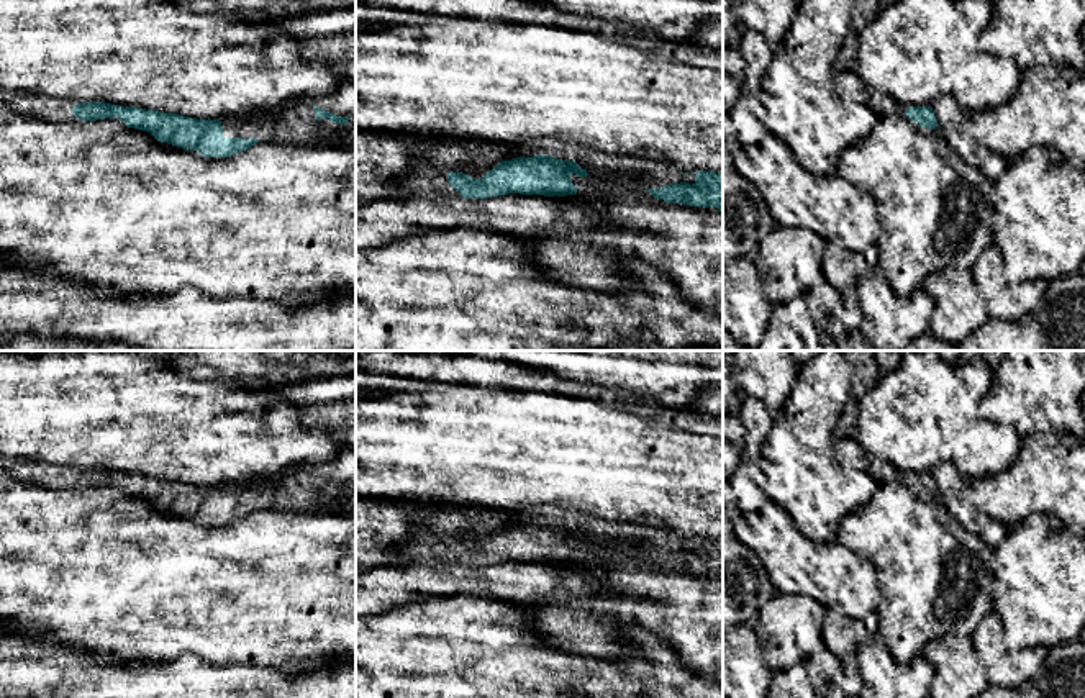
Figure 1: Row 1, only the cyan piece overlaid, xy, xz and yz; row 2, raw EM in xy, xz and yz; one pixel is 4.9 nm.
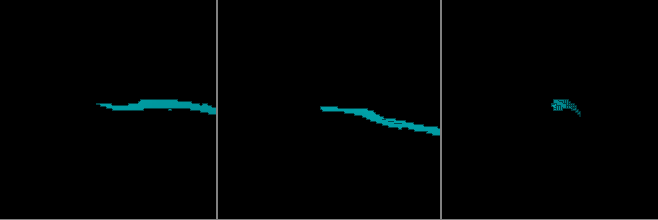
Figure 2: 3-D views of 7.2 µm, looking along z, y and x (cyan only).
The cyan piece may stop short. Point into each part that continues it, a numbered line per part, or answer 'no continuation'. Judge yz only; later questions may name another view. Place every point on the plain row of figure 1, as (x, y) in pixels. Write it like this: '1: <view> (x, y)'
1: yz (849, 453)

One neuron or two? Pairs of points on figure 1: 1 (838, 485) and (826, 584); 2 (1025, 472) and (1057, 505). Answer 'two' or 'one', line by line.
1: two
2: one

